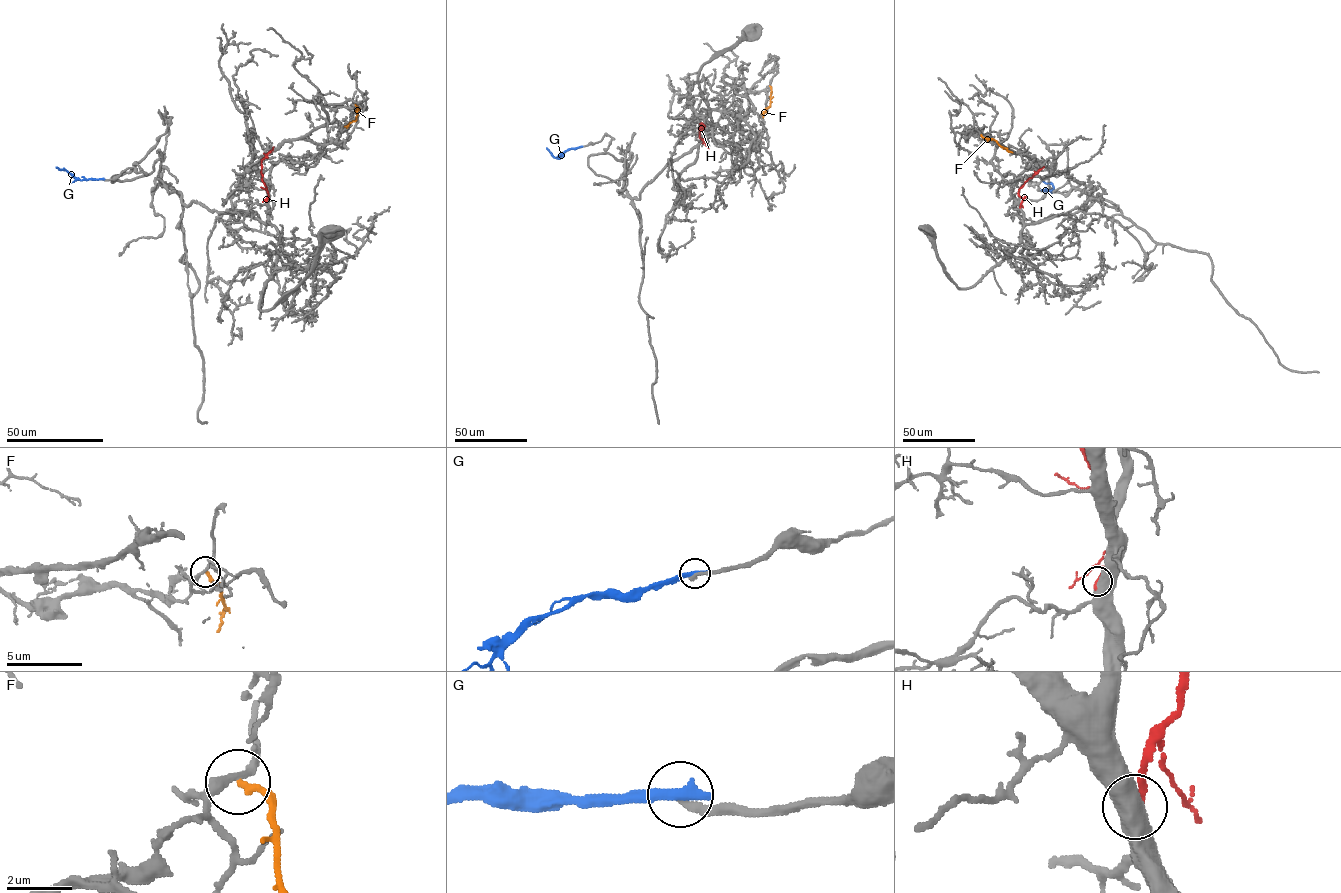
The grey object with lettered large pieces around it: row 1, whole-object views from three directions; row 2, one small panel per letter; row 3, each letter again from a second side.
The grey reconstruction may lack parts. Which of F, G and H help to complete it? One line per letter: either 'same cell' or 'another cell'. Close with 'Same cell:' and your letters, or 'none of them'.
F: another cell
G: another cell
H: another cell
Same cell: none of them

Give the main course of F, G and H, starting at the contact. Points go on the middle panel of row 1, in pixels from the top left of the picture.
F: (769, 86), (770, 105), (763, 117)
G: (581, 146), (570, 148), (558, 158), (546, 148)
H: (703, 125), (704, 127), (700, 124), (699, 137), (708, 149)

